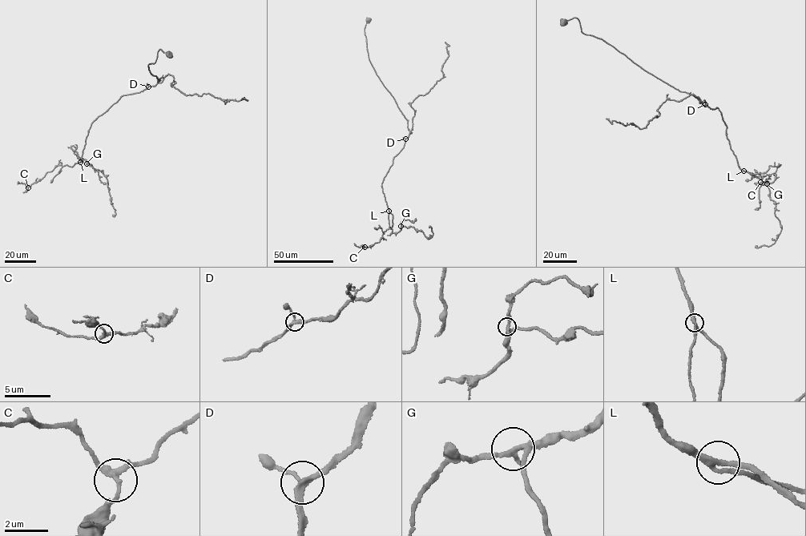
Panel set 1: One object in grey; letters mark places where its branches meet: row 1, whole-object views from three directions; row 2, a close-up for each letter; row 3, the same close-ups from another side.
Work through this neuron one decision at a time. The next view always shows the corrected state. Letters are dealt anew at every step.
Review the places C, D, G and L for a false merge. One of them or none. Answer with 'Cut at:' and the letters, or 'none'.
Cut at: none

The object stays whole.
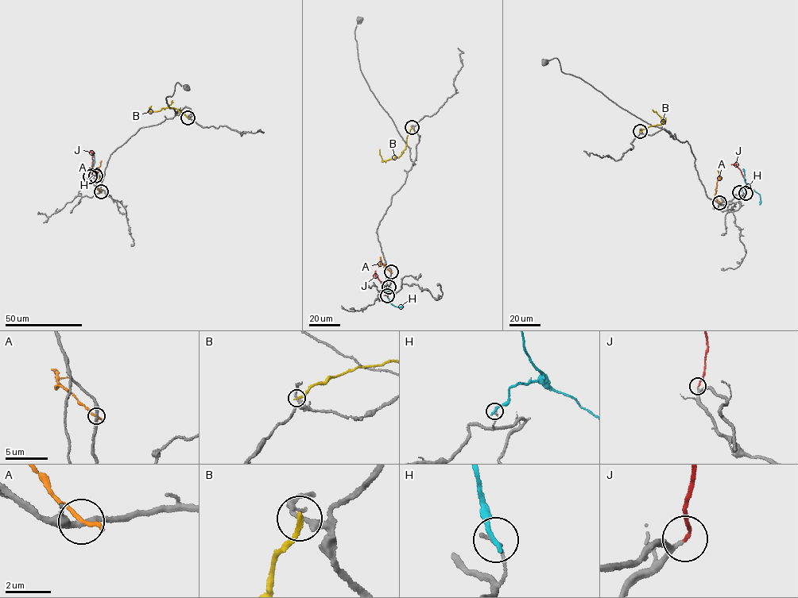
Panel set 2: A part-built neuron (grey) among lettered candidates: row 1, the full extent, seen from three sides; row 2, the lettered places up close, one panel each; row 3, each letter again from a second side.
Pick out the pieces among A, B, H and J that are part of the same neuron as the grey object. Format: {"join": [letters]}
{"join": ["J"]}

